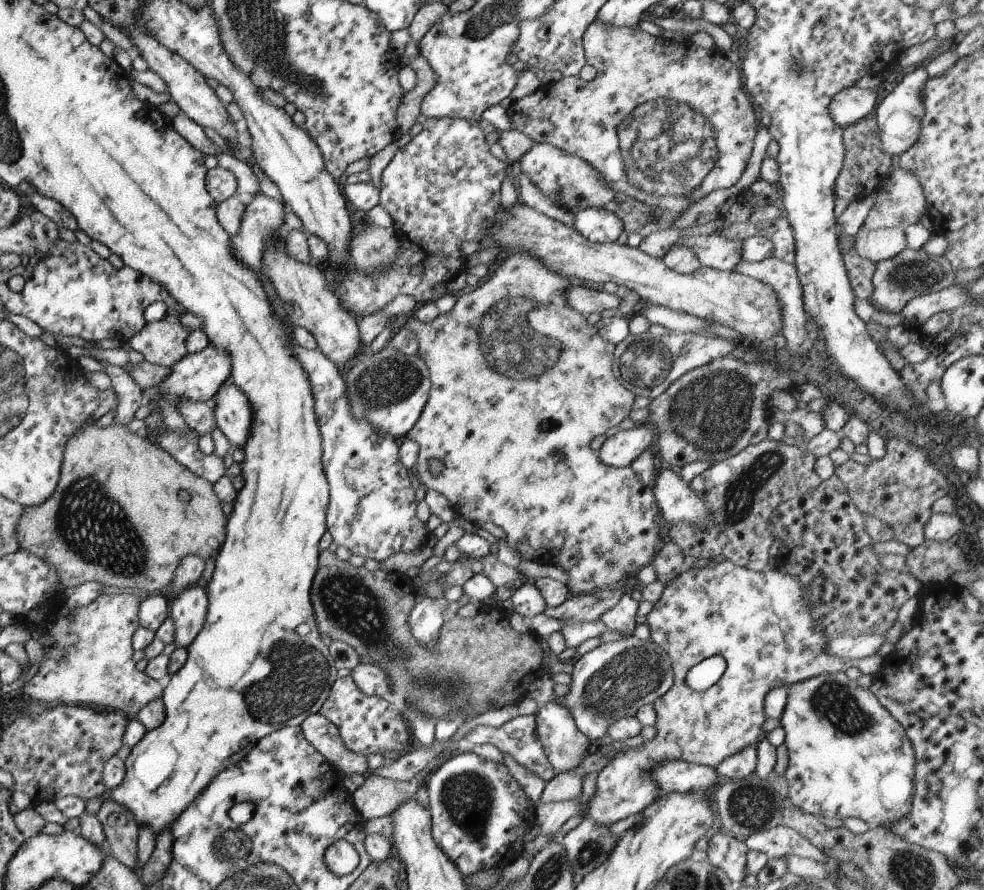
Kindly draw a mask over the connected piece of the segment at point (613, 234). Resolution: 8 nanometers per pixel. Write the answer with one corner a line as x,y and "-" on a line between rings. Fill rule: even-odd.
602,208
578,209
573,215
573,229
592,243
615,242
623,230
621,219

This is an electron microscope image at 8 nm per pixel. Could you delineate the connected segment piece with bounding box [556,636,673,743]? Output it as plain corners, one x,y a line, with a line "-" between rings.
633,636
618,641
601,643
595,649
574,659
570,673
571,682
565,696
557,697
556,702
563,705
573,717
576,727
590,742
607,736
607,727
626,716
634,717
640,706
652,705
659,696
671,688
673,668
667,652
656,646
650,638
639,640

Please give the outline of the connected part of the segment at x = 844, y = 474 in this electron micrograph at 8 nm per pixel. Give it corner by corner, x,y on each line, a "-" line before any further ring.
892,437
885,443
885,454
881,459
873,459
867,465
859,464
852,459
835,466
834,475
844,484
851,502
863,515
874,516
893,530
895,542
901,542
909,547
915,547
923,542
923,527
929,520
931,506
935,500
947,496
948,488
945,476
938,470
937,466
929,460
927,453
907,443
905,438

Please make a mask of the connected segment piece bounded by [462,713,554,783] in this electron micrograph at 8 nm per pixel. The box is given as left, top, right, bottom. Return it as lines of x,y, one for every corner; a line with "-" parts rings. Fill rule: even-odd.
535,713
514,717
498,728
477,725
468,733
464,734
462,738
465,742
469,742
469,744
492,744
504,755
511,756
511,761
509,761
510,765
519,766
525,770
529,770
529,772
533,772
544,783
553,778
553,767
549,764
545,752
543,752
542,746
535,734

